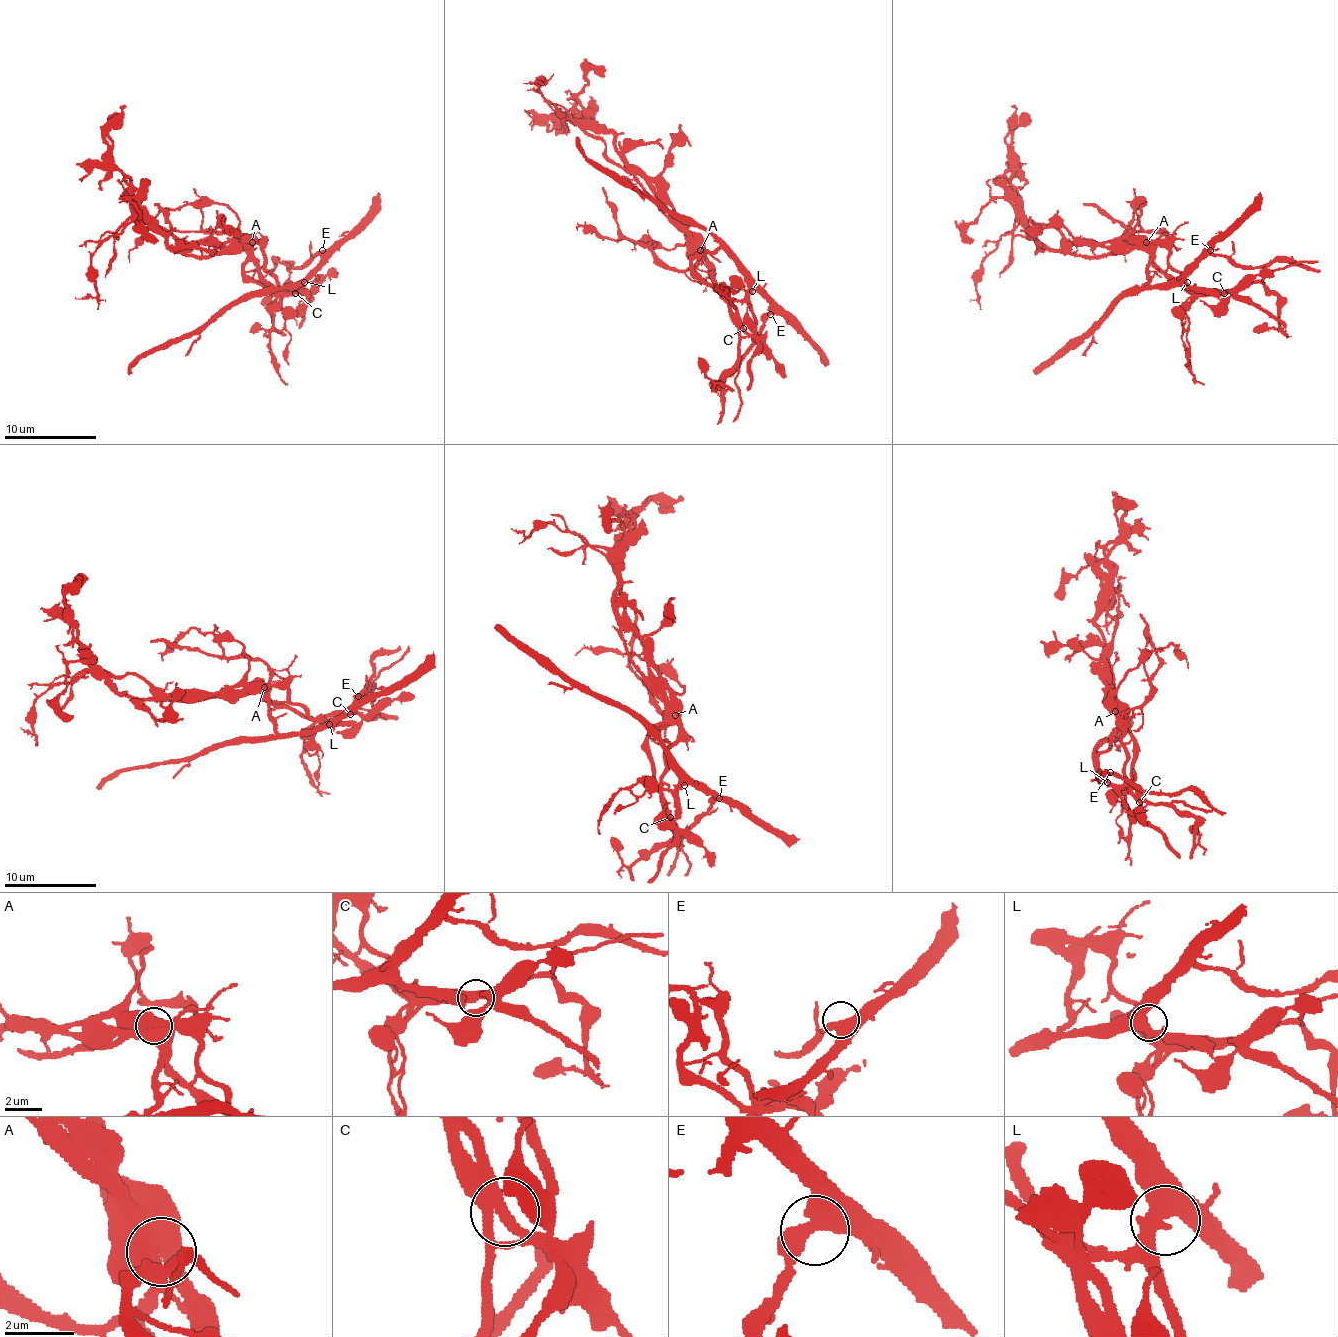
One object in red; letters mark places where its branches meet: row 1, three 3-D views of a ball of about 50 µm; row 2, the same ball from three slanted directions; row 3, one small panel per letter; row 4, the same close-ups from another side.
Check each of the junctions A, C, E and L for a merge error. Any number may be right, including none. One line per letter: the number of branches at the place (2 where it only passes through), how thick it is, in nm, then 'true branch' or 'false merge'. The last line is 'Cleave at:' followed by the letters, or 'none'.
A: 2 branches meet; 700 nm thick; false merge
C: 3 branches meet; 360 nm thick; false merge
E: 3 branches meet; 380 nm thick; true branch
L: 3 branches meet; 400 nm thick; true branch
Cleave at: A, C

